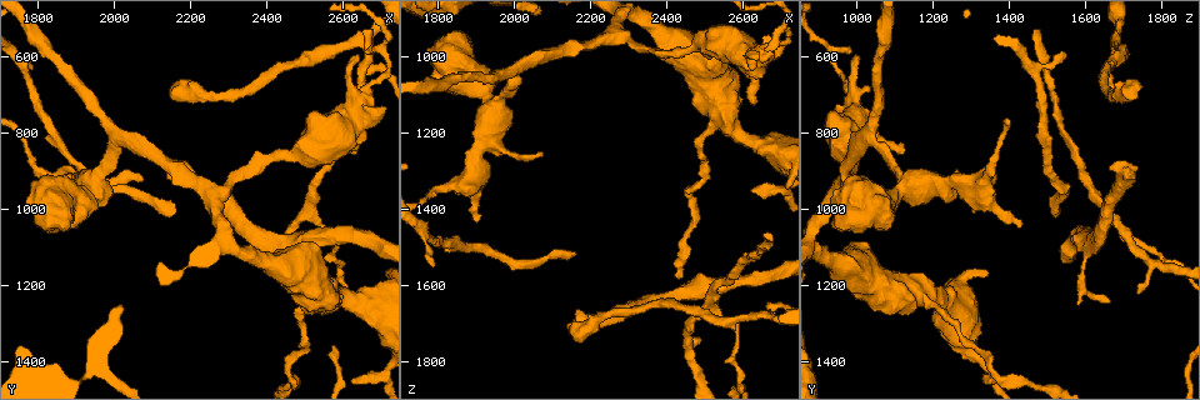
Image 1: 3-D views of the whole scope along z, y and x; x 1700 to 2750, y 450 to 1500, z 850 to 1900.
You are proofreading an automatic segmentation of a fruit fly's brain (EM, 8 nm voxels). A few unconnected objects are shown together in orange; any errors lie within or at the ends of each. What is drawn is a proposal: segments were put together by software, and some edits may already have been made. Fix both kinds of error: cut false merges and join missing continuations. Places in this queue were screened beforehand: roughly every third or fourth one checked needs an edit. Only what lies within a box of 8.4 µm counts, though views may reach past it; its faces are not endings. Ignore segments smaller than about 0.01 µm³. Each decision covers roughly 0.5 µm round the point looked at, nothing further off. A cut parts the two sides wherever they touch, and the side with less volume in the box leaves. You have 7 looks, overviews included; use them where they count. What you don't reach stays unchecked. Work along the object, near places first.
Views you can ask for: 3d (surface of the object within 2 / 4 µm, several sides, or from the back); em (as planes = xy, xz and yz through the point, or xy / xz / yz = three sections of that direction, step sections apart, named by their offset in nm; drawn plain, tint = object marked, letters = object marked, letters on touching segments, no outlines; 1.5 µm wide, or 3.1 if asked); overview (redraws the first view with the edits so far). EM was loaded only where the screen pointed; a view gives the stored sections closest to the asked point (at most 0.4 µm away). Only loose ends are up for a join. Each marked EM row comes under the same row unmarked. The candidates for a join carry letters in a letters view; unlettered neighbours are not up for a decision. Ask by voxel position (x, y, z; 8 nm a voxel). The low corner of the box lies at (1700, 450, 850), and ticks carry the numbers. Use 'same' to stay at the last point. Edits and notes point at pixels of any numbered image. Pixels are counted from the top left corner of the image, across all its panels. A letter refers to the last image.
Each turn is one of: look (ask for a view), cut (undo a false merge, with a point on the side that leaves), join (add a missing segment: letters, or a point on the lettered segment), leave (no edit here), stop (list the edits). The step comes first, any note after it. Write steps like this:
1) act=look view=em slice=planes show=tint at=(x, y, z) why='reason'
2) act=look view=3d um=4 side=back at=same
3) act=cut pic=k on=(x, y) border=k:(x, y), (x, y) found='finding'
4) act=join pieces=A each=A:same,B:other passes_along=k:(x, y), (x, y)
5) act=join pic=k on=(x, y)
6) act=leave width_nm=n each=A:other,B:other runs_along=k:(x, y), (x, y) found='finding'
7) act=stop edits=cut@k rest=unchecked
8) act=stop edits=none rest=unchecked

act=look view=em slice=planes show=letters at=(1800, 910, 1350) why='calibre changes'

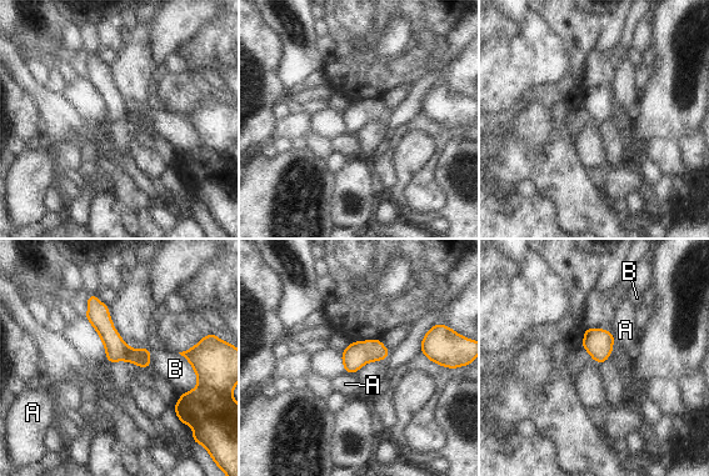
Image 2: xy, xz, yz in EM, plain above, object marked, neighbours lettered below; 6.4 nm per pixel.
act=leave longest_contact=B:280nm each=A:other,B:other runs_along=2:(90, 297), (106, 332), (145, 365) found='all the same neuron'

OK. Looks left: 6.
act=look view=em slice=planes show=letters at=(2665, 535, 1470) why='end of a long branch'

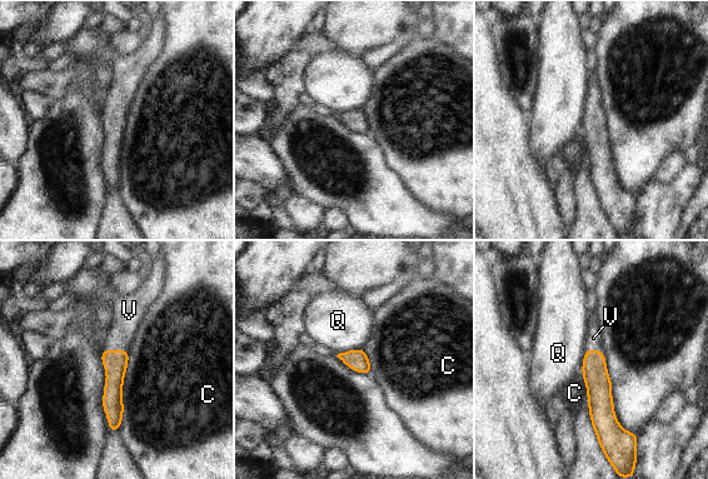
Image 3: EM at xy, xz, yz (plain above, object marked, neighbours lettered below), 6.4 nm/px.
act=join pieces=V longest_contact=C:500nm each=C:other,Q:other,V:same passes_along=3:(115, 362), (116, 350), (129, 314) found='it goes on there'

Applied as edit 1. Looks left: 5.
act=look view=overview why='redraw'

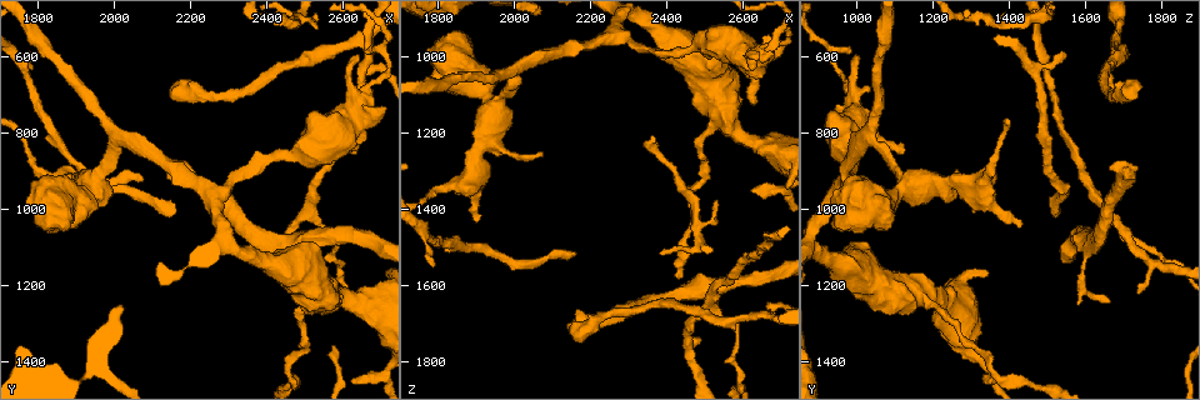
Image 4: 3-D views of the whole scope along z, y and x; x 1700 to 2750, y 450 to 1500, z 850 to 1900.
act=look view=3d um=4 at=(2670, 550, 1680)

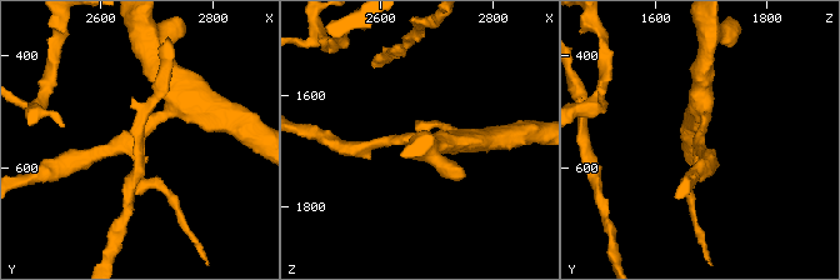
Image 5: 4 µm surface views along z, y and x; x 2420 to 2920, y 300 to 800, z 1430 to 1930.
act=look view=em slice=xz step=4 show=tint at=(2665, 555, 1680)

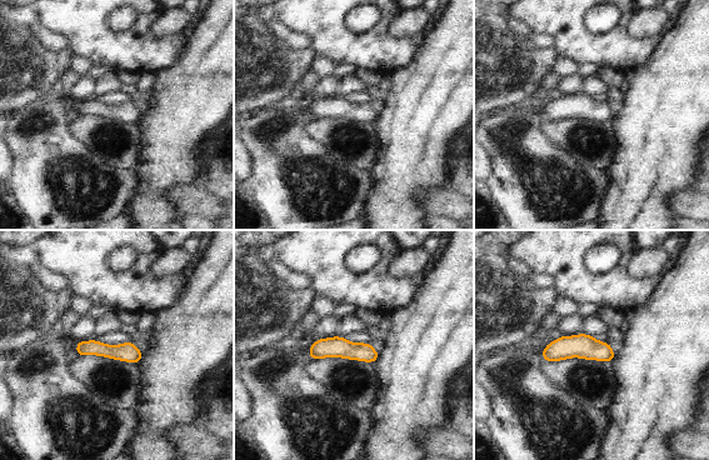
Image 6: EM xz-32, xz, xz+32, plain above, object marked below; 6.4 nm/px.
act=look view=em slice=xy step=4 show=letters at=same why='cut it another way'

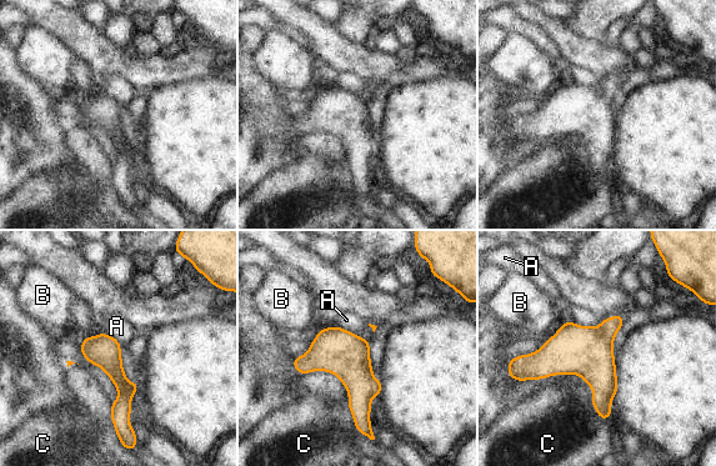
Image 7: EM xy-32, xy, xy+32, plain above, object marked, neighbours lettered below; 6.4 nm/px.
act=leave longest_contact=C:380nm each=A:other,B:other,C:other runs_along=7:(86, 340), (123, 384), (125, 424) found='continuous, no second neuron'

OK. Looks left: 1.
act=stop edits=join@3 rest=unchecked

